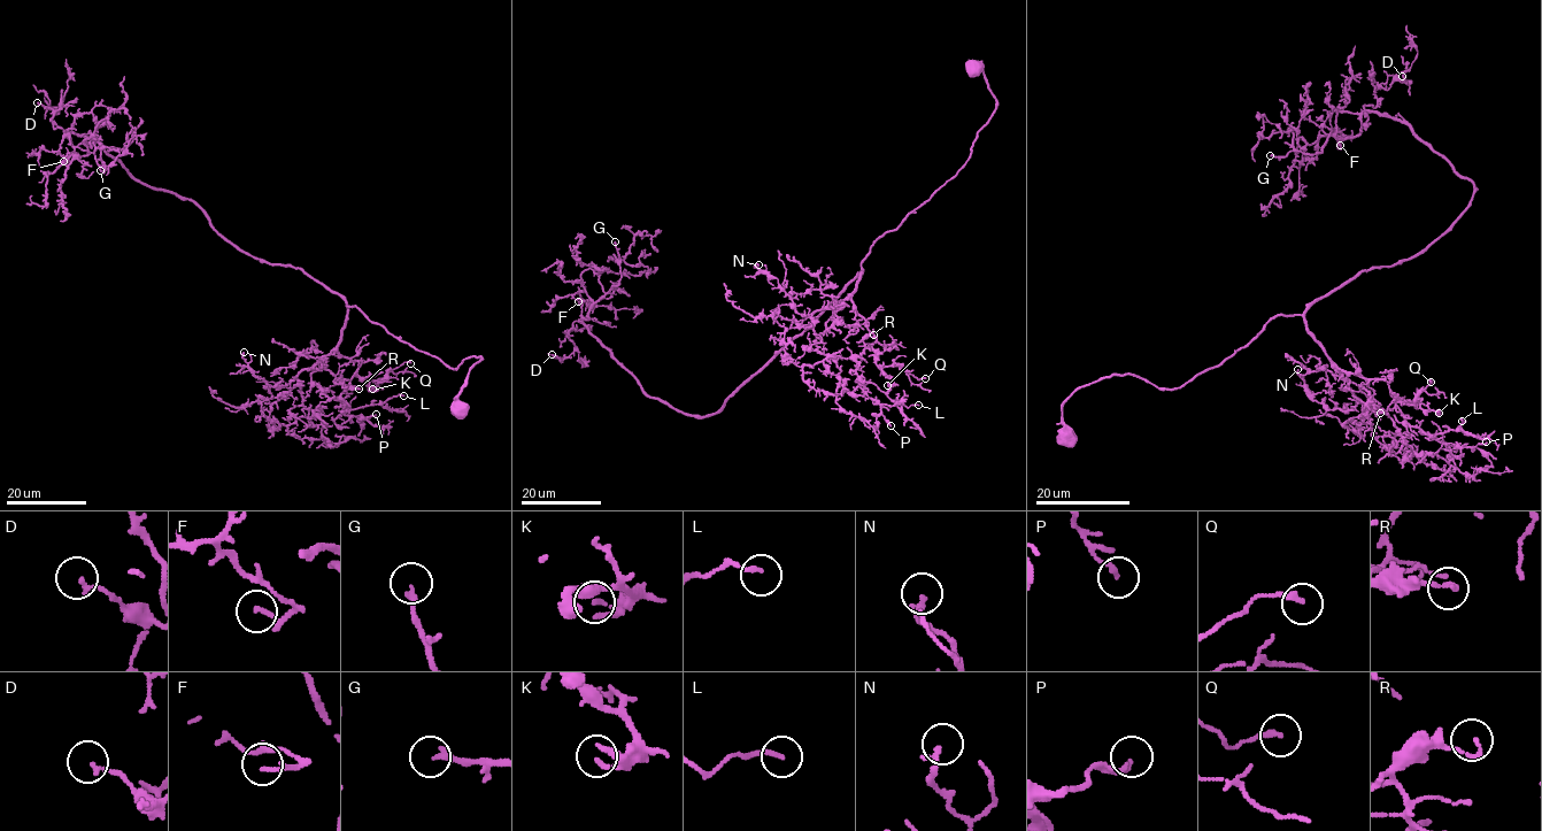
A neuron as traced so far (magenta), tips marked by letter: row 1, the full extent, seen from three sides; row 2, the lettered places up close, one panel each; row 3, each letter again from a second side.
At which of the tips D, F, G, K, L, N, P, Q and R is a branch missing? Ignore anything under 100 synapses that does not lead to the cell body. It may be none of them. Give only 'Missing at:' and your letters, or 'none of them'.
Missing at: G

